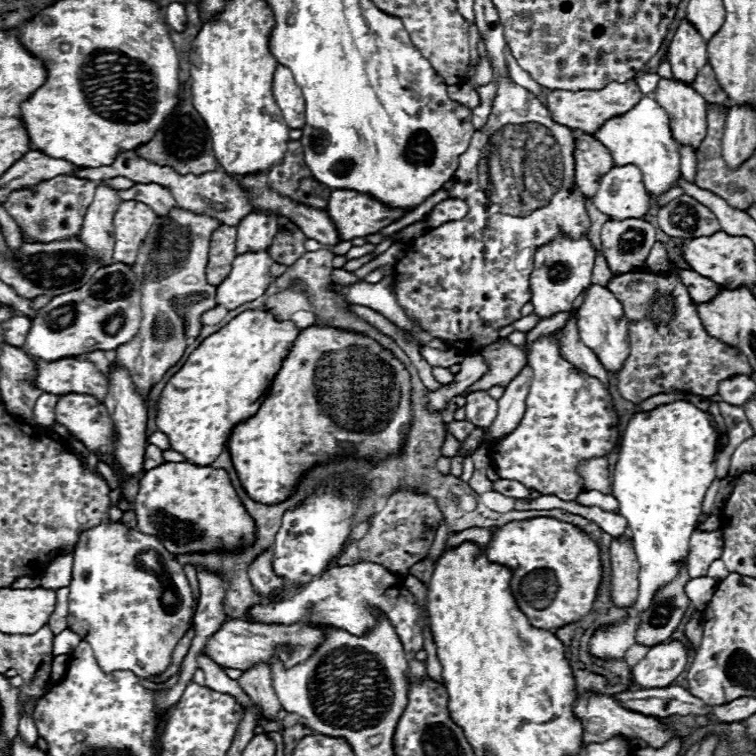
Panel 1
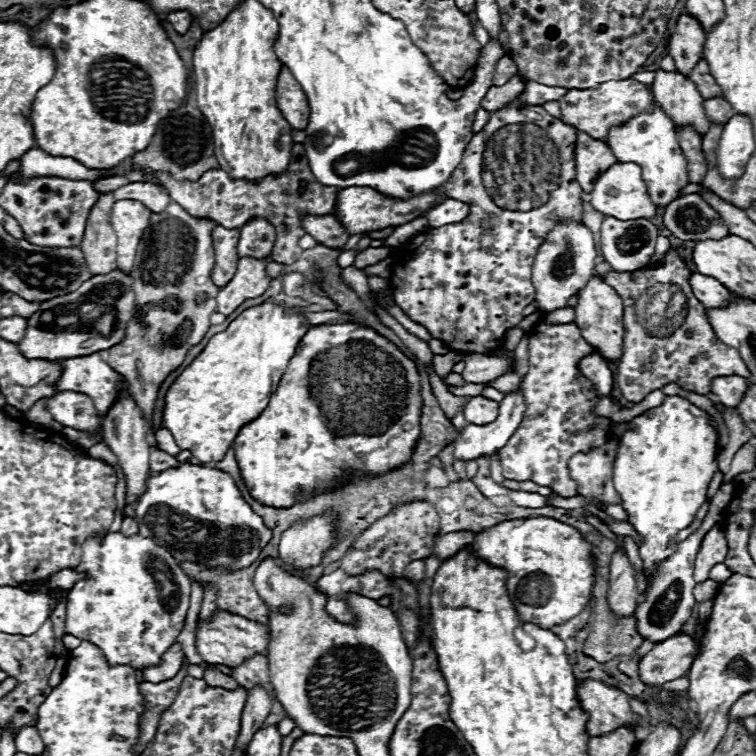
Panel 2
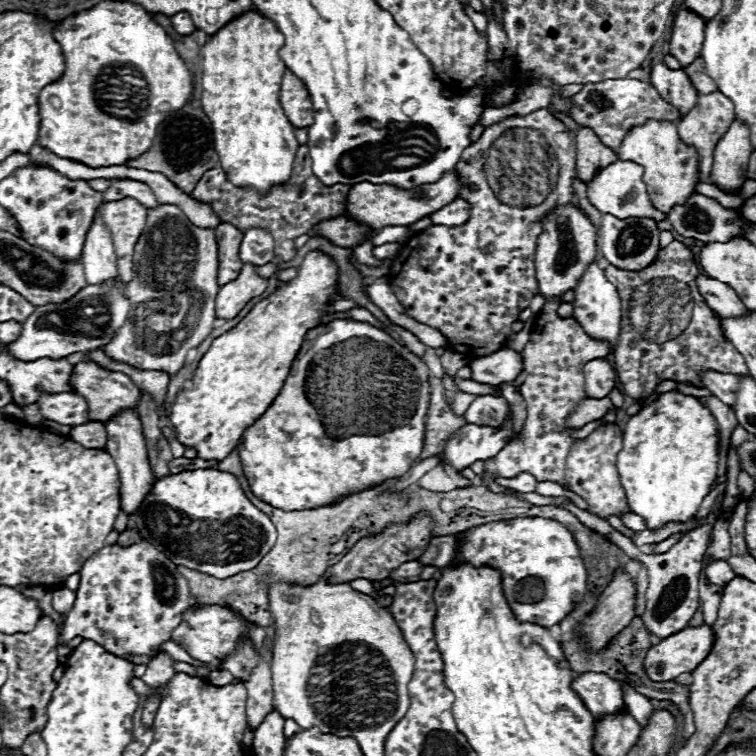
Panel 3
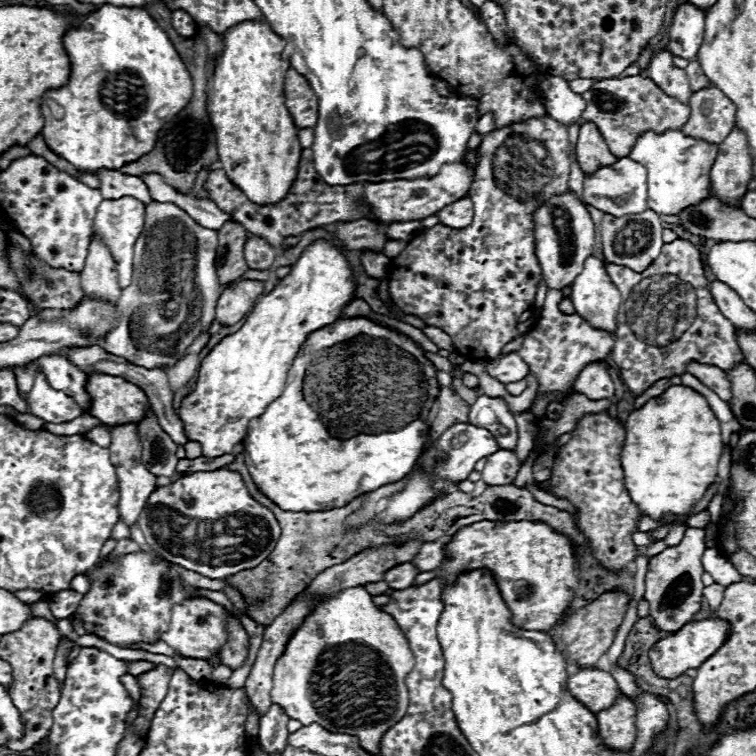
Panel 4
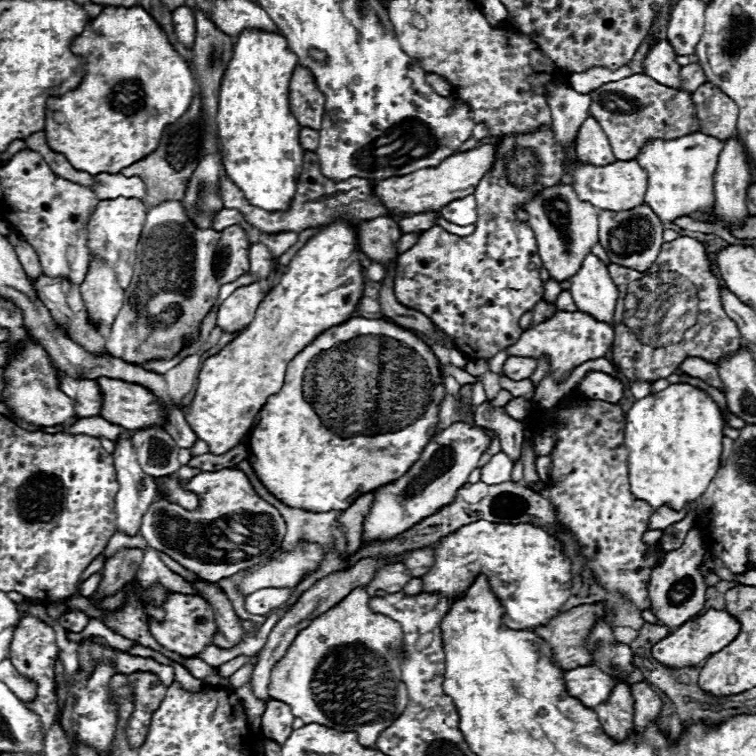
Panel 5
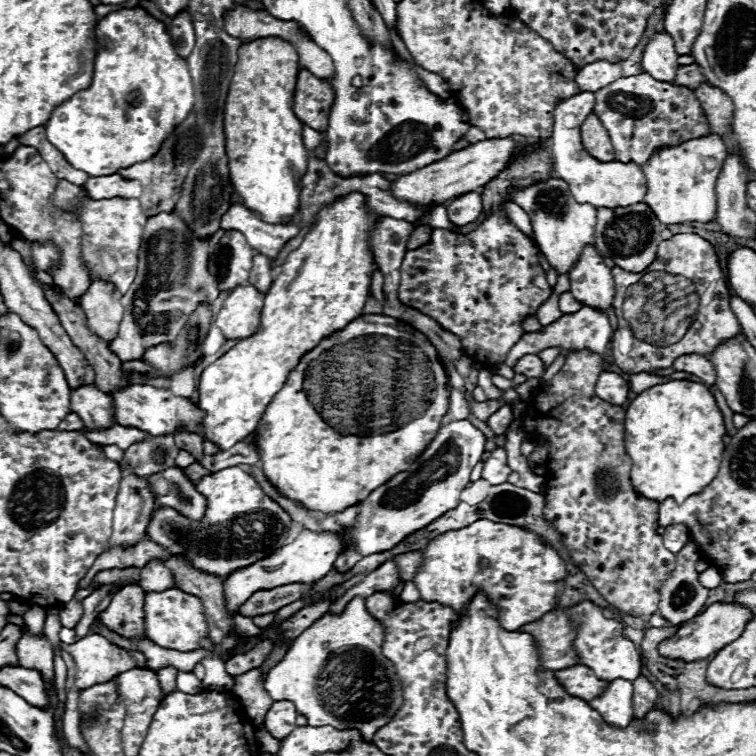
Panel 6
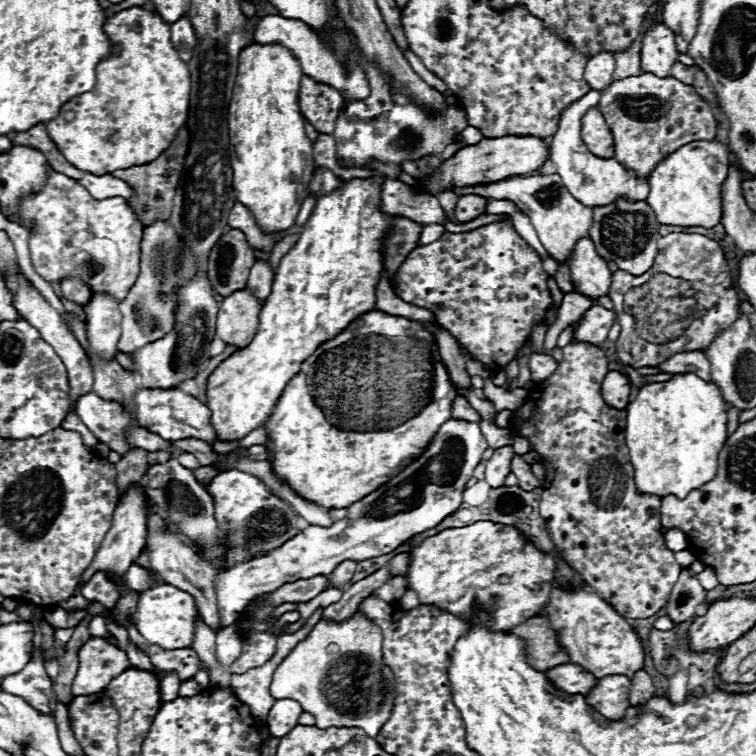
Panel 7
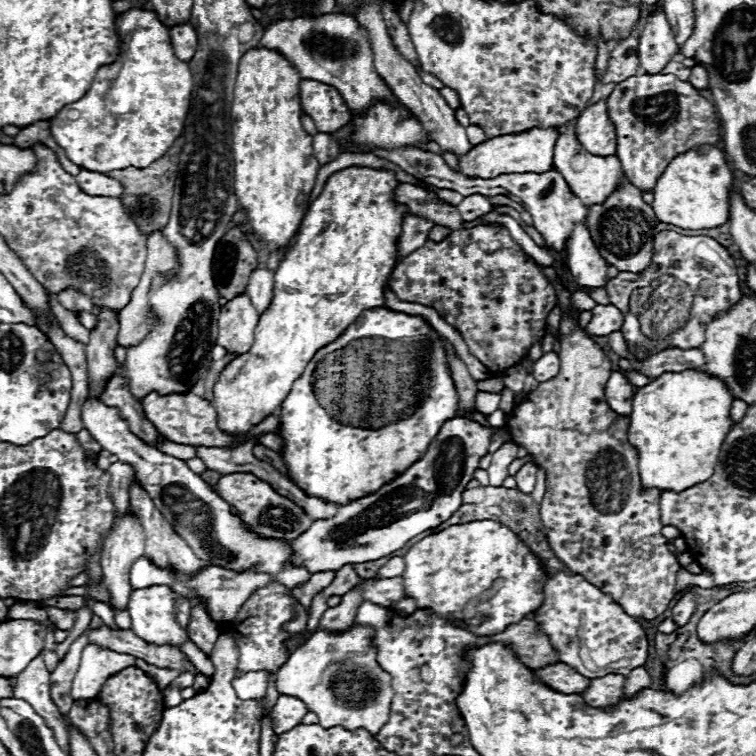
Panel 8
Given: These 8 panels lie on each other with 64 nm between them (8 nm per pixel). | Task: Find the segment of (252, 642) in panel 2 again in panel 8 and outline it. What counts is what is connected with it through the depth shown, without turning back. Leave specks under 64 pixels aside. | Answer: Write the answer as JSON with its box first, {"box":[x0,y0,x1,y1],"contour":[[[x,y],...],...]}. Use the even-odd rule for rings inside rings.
{"box":[126,586,192,646],"contour":[[[148,586],[132,590],[126,606],[132,620],[132,632],[136,636],[146,640],[148,644],[170,644],[170,646],[180,646],[188,638],[186,624],[190,620],[190,608],[192,602],[180,598],[168,586]]]}

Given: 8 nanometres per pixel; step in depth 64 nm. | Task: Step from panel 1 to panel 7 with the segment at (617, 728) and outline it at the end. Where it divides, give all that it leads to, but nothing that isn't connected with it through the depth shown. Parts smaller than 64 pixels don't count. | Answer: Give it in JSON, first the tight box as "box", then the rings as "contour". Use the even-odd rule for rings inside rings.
{"box":[544,664,598,696],"contour":[[[560,664],[556,668],[546,670],[544,676],[548,676],[548,680],[552,680],[552,684],[562,692],[582,694],[582,696],[586,696],[598,682],[592,674],[584,672],[584,668],[576,664]]]}

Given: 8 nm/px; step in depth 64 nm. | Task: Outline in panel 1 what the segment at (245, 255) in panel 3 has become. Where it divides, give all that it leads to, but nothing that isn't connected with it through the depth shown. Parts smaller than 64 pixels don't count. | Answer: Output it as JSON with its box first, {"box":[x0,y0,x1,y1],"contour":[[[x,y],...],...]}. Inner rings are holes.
{"box":[236,212,278,254],"contour":[[[252,212],[236,228],[238,228],[236,252],[244,254],[244,252],[268,250],[274,236],[276,236],[278,224],[276,224],[276,220],[272,216]]]}

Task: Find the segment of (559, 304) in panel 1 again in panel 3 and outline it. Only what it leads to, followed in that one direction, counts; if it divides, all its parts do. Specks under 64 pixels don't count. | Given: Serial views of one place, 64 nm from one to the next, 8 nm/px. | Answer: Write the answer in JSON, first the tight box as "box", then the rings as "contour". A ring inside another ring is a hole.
{"box":[534,204,598,298],"contour":[[[574,204],[552,208],[552,216],[548,214],[542,224],[542,234],[538,236],[538,242],[536,242],[536,260],[534,260],[538,288],[544,294],[544,298],[550,298],[550,296],[562,298],[564,292],[572,290],[582,278],[588,264],[596,260],[596,254],[598,254],[596,228],[592,226],[584,210]]]}

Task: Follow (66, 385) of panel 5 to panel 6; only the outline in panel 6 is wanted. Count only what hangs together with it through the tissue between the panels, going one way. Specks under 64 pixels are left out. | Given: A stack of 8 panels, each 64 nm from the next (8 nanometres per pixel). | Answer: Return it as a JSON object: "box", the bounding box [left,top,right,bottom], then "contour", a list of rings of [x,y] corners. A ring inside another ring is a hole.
{"box":[72,384,118,430],"contour":[[[94,384],[72,390],[72,412],[76,412],[82,418],[84,426],[90,430],[110,428],[118,424],[114,418],[112,398],[102,394]],[[76,400],[82,402],[82,412],[76,412]]]}

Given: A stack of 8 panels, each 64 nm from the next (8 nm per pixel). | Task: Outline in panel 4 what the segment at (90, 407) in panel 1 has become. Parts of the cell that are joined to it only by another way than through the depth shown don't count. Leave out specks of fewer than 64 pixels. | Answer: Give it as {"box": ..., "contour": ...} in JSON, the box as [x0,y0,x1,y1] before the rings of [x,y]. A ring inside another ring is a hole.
{"box":[24,372,82,424],"contour":[[[36,372],[34,386],[26,394],[24,402],[28,404],[32,416],[50,424],[62,424],[62,422],[70,422],[82,416],[74,398],[64,392],[54,390],[42,372]]]}

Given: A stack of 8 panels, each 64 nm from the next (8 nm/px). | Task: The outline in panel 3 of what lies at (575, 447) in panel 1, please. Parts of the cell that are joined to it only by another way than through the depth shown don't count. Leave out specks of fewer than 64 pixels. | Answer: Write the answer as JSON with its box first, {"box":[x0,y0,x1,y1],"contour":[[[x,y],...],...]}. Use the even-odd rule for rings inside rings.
{"box":[484,298,612,482],"contour":[[[558,298],[546,300],[532,326],[530,340],[522,352],[526,382],[520,386],[520,394],[526,400],[528,408],[526,426],[522,432],[522,440],[514,438],[492,460],[486,462],[484,470],[490,474],[490,478],[514,478],[520,472],[530,472],[532,476],[536,476],[538,482],[564,482],[564,462],[574,442],[574,438],[570,438],[572,430],[564,428],[564,420],[574,410],[574,404],[586,396],[582,366],[588,360],[606,358],[612,348],[608,340],[590,338],[576,322],[576,318],[560,318],[558,306]]]}

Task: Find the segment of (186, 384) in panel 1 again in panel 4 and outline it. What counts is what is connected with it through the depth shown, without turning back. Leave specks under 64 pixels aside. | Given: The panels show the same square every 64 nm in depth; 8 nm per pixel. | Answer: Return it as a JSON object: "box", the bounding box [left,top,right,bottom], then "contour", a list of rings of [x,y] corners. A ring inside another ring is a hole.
{"box":[178,240,356,458],"contour":[[[316,240],[310,244],[296,264],[292,264],[292,270],[286,278],[280,280],[280,284],[266,296],[262,296],[254,310],[250,312],[248,320],[244,326],[232,334],[226,336],[200,364],[198,370],[198,380],[194,390],[182,400],[182,406],[178,408],[180,420],[184,422],[184,430],[188,440],[200,442],[202,444],[202,454],[208,458],[218,458],[222,454],[230,454],[236,444],[242,444],[246,436],[246,426],[252,418],[260,416],[266,406],[280,396],[284,384],[286,384],[286,374],[288,368],[298,354],[300,346],[312,334],[314,330],[320,330],[328,324],[334,324],[340,316],[346,304],[354,300],[356,292],[356,276],[352,272],[352,264],[346,260],[342,254],[344,246],[338,240]]]}

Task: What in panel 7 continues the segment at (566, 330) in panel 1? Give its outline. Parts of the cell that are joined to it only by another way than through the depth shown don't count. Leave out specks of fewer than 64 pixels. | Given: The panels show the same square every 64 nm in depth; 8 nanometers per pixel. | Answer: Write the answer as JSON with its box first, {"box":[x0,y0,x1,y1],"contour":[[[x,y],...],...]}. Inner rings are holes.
{"box":[602,370,630,410],"contour":[[[612,370],[606,374],[604,382],[602,382],[602,398],[606,400],[608,406],[616,408],[616,410],[626,410],[626,406],[630,404],[630,378]]]}

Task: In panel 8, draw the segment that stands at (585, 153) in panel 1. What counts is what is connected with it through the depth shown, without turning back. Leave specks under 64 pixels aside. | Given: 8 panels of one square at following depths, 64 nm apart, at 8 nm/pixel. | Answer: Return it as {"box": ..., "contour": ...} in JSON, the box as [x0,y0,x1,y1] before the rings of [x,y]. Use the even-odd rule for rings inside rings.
{"box":[572,102,616,156],"contour":[[[608,102],[590,104],[572,124],[578,142],[594,156],[616,154],[616,128],[608,116]]]}

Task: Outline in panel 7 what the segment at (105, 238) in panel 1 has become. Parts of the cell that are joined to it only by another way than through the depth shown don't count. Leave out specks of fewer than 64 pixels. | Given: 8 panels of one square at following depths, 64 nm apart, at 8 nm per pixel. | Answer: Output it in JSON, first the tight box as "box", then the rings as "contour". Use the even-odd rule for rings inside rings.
{"box":[84,296,120,360],"contour":[[[92,296],[92,300],[84,306],[88,318],[88,340],[90,348],[102,360],[112,360],[118,352],[116,344],[120,338],[120,310],[118,304],[108,296]]]}

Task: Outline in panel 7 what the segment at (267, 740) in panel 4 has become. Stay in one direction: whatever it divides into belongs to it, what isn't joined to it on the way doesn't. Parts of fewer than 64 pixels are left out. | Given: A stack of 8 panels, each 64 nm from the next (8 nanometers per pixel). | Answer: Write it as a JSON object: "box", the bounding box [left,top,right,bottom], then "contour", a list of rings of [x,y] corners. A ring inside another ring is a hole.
{"box":[266,700,304,738],"contour":[[[276,700],[266,716],[268,732],[276,738],[282,738],[298,724],[302,712],[304,710],[300,708],[300,704],[296,704],[296,700]]]}

